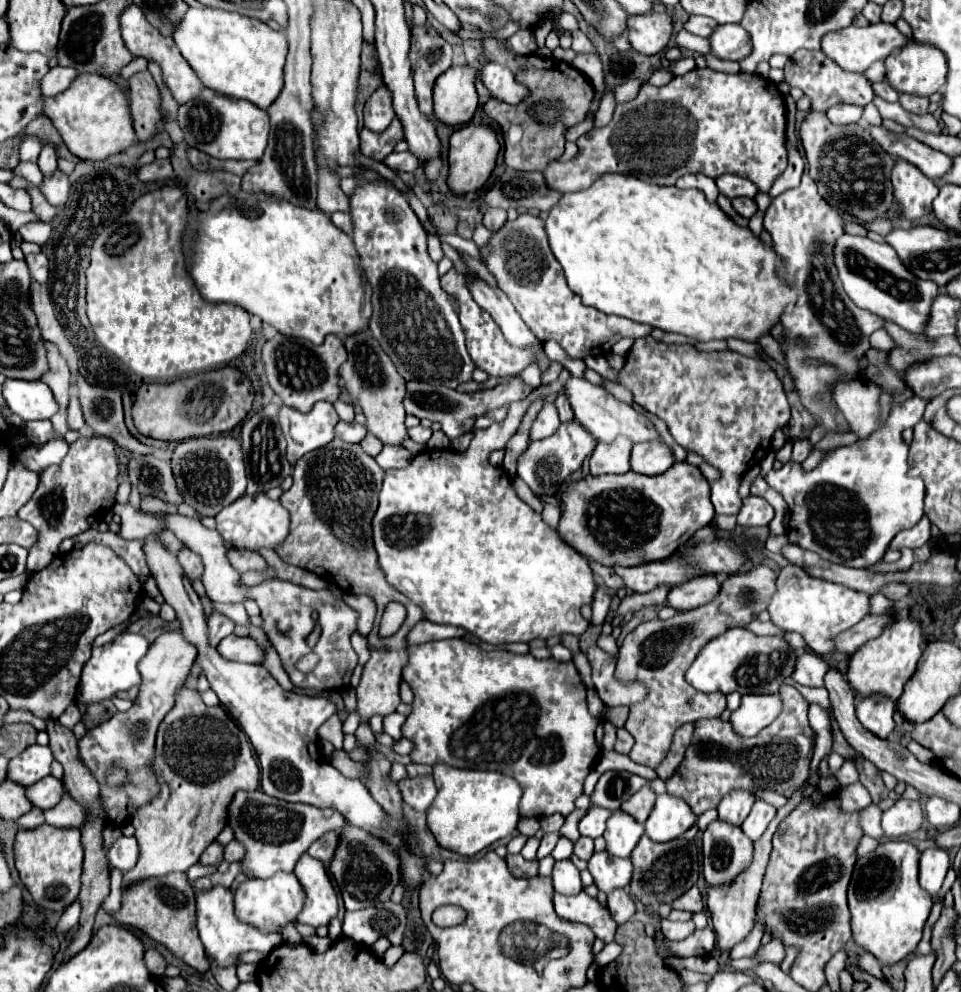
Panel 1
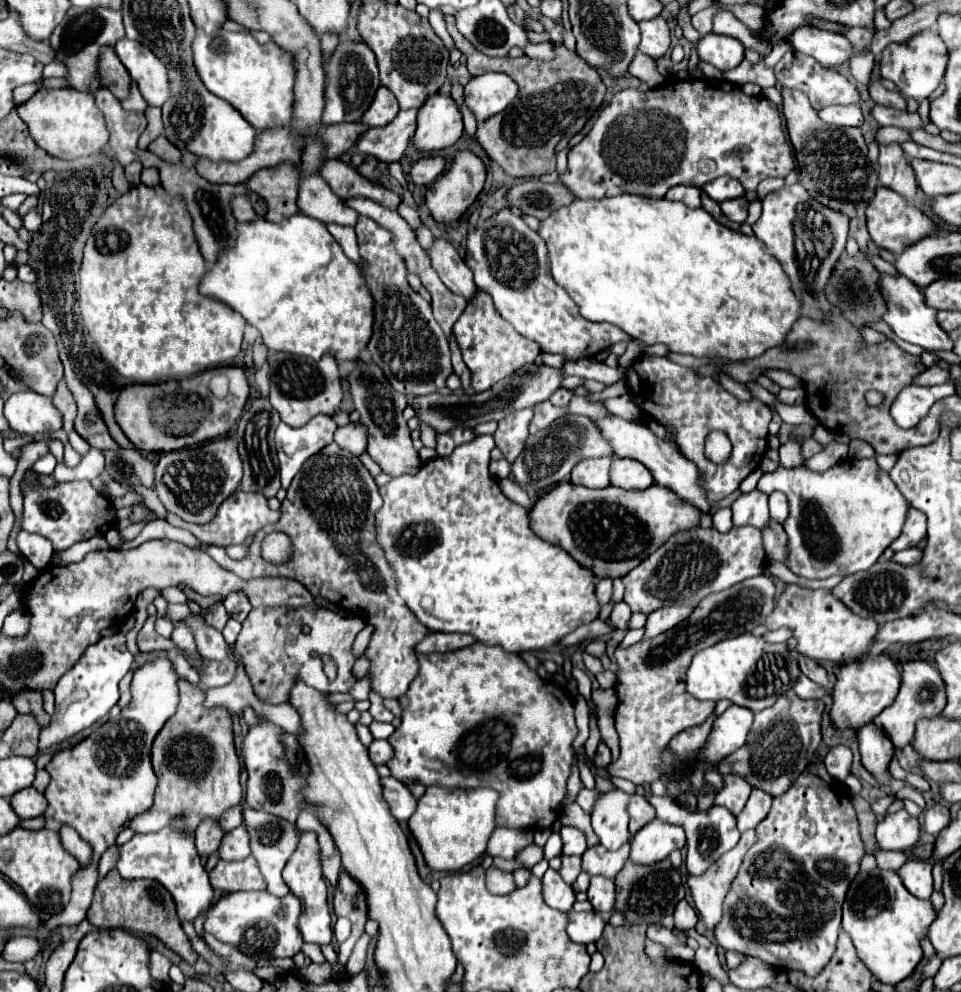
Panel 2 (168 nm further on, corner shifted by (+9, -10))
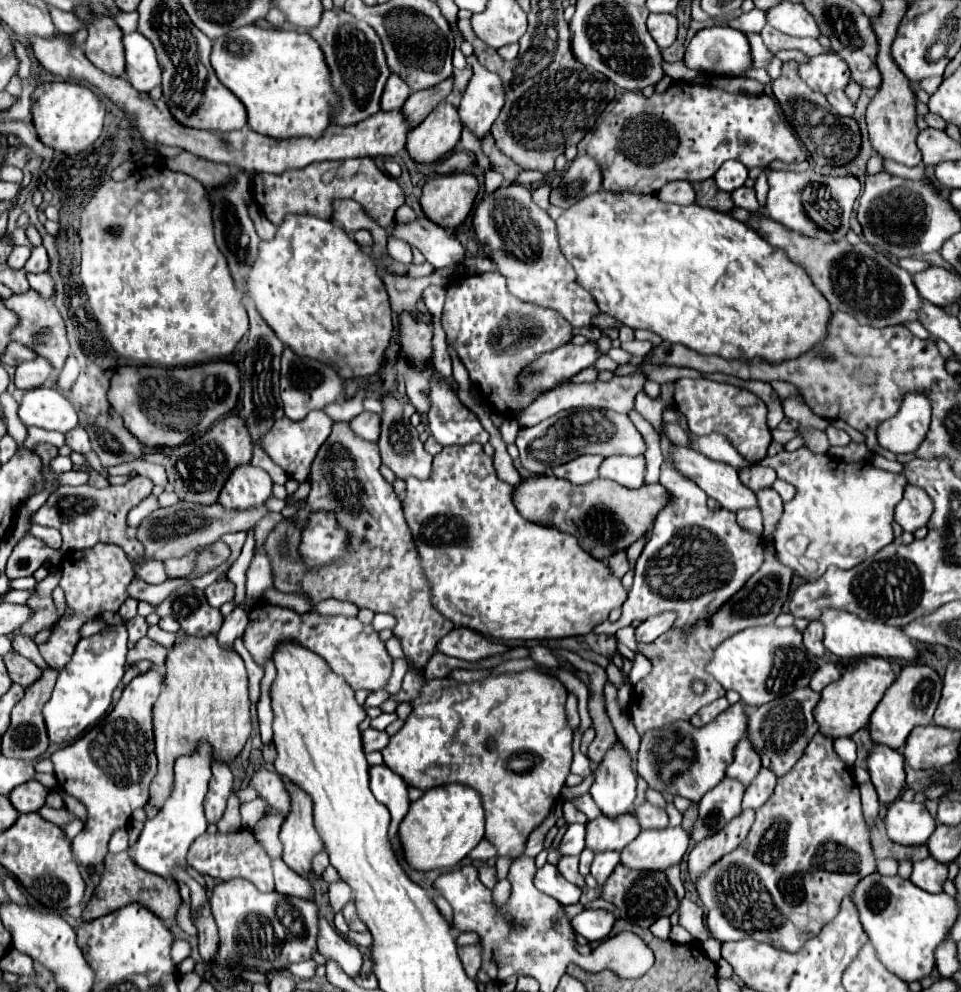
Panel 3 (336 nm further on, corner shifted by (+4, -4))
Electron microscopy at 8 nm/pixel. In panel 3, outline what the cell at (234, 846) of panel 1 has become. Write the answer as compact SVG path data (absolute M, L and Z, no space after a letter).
M256 797L254 801L240 805L240 813L242 813L242 827L254 829L258 819L264 815L264 799Z

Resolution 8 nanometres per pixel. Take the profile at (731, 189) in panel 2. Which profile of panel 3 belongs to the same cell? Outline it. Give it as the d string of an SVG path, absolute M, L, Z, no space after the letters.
M726 161L714 175L714 181L724 191L734 191L744 185L748 177L748 169L740 165L740 161Z

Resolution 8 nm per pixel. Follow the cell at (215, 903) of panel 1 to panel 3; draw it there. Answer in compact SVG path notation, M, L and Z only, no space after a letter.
M198 745L196 753L192 753L190 757L176 757L174 785L172 785L172 793L168 795L168 801L164 801L162 809L152 821L146 821L138 843L134 845L134 849L128 851L138 867L150 873L158 873L162 877L170 877L170 869L174 865L186 867L186 853L192 841L198 835L202 835L208 825L204 817L202 801L208 791L208 781L212 777L210 773L212 761L208 761L210 751L212 749L208 749L208 745Z

